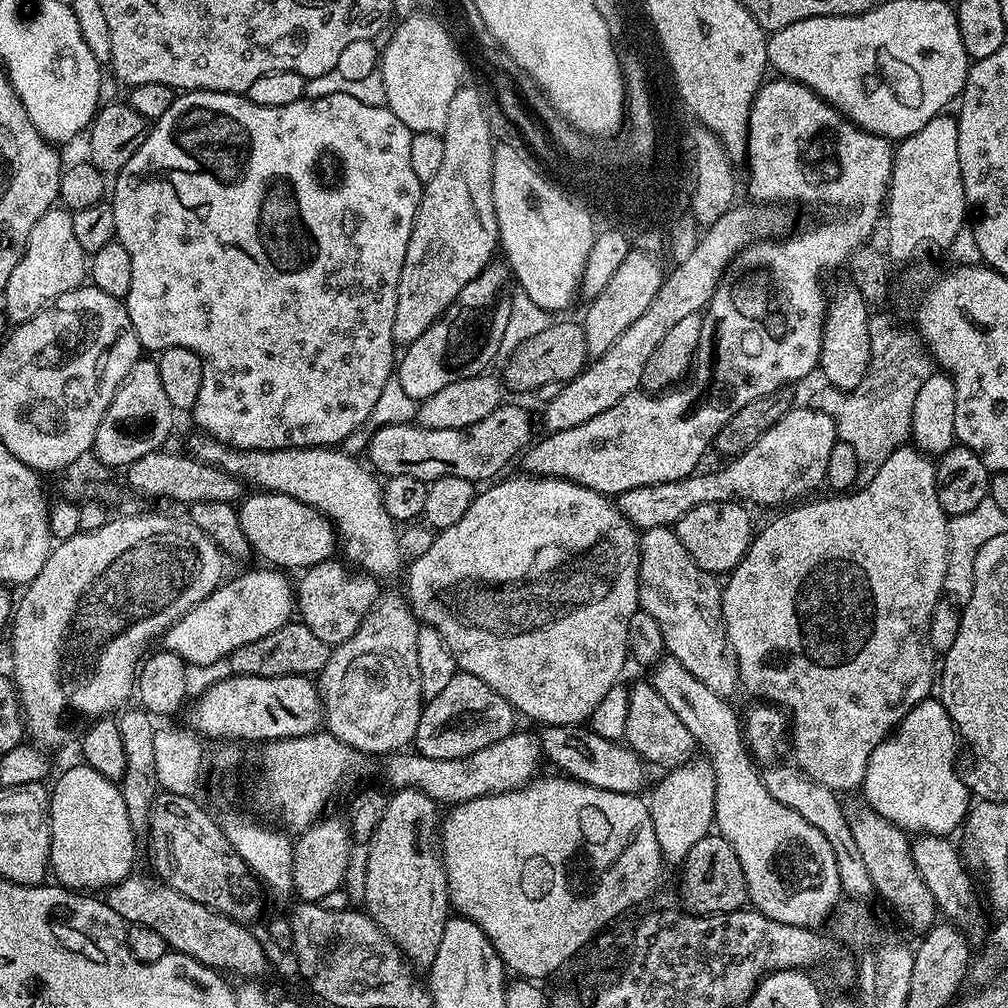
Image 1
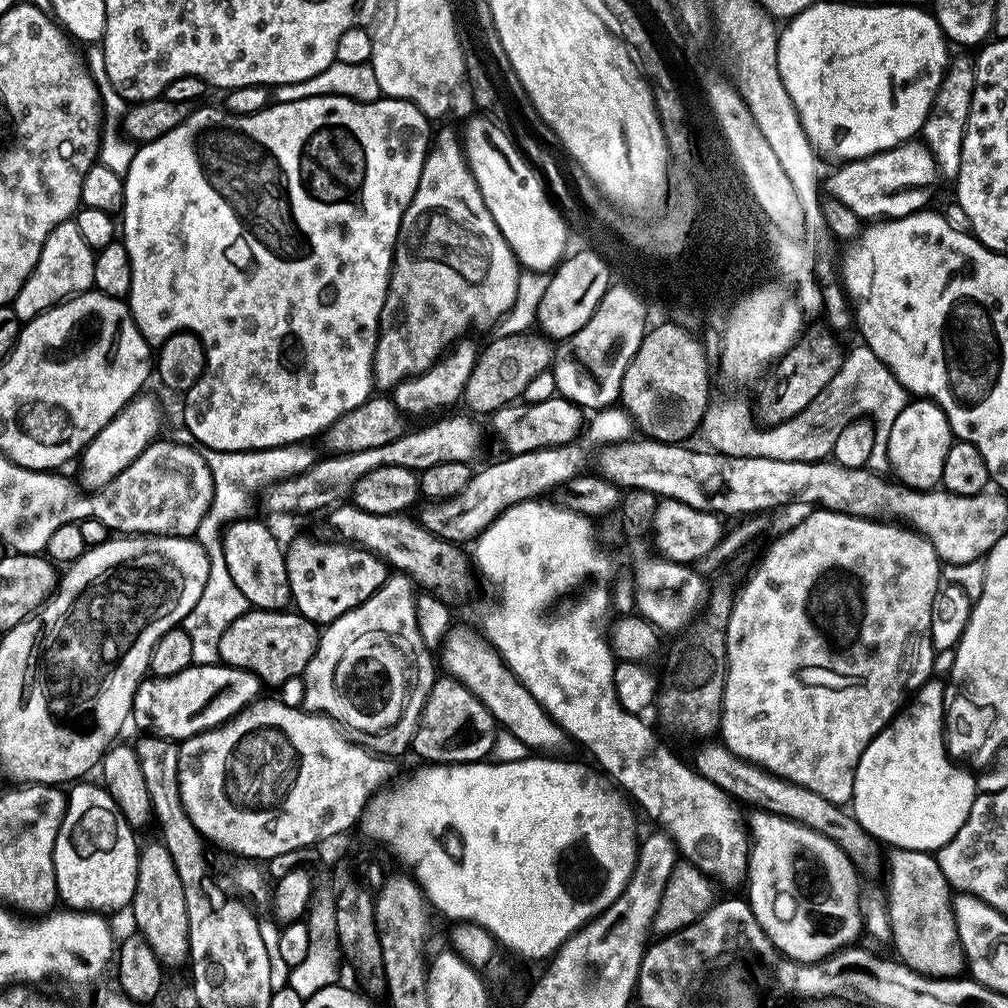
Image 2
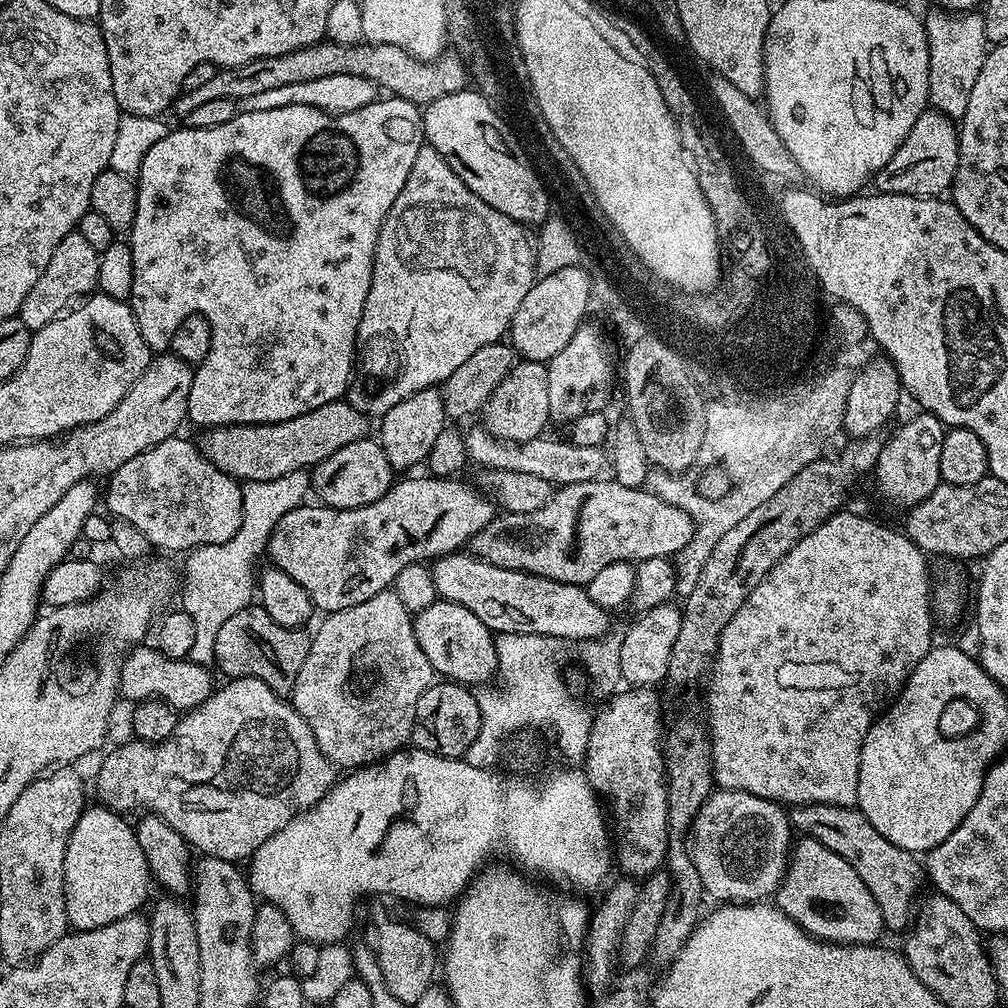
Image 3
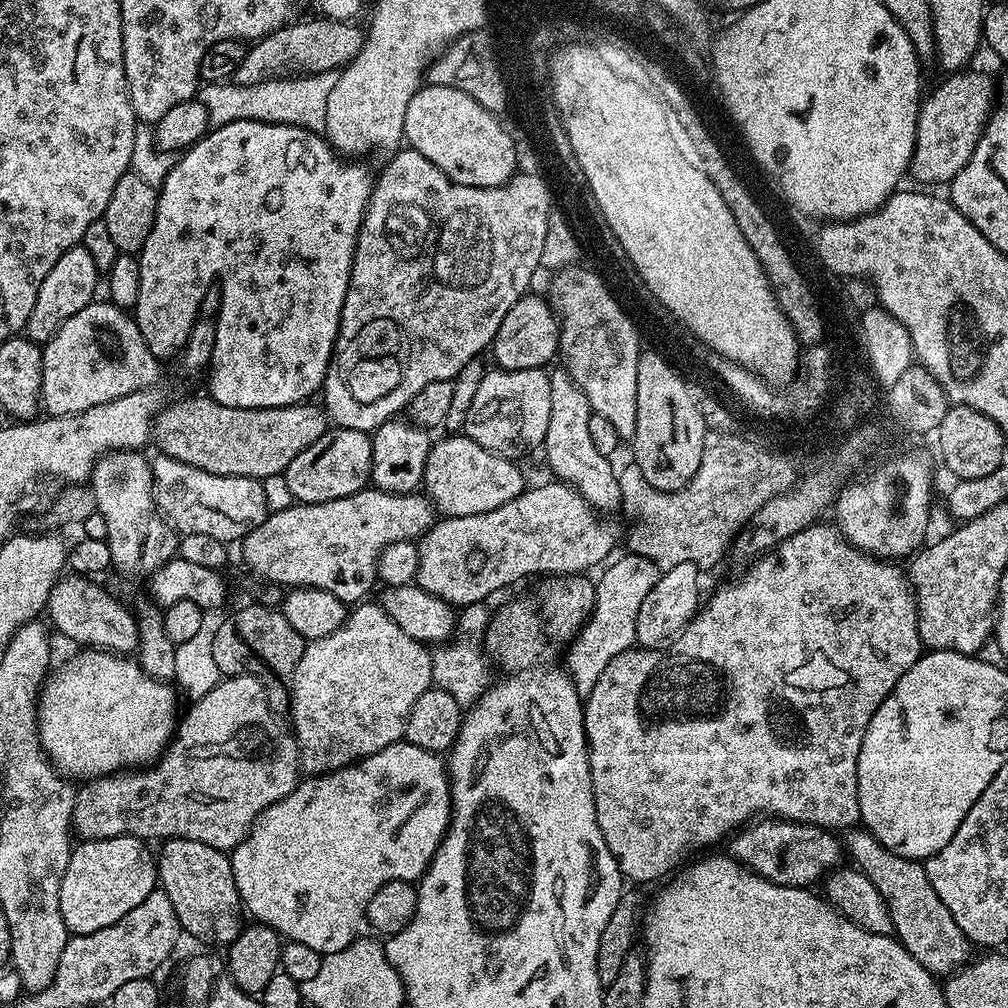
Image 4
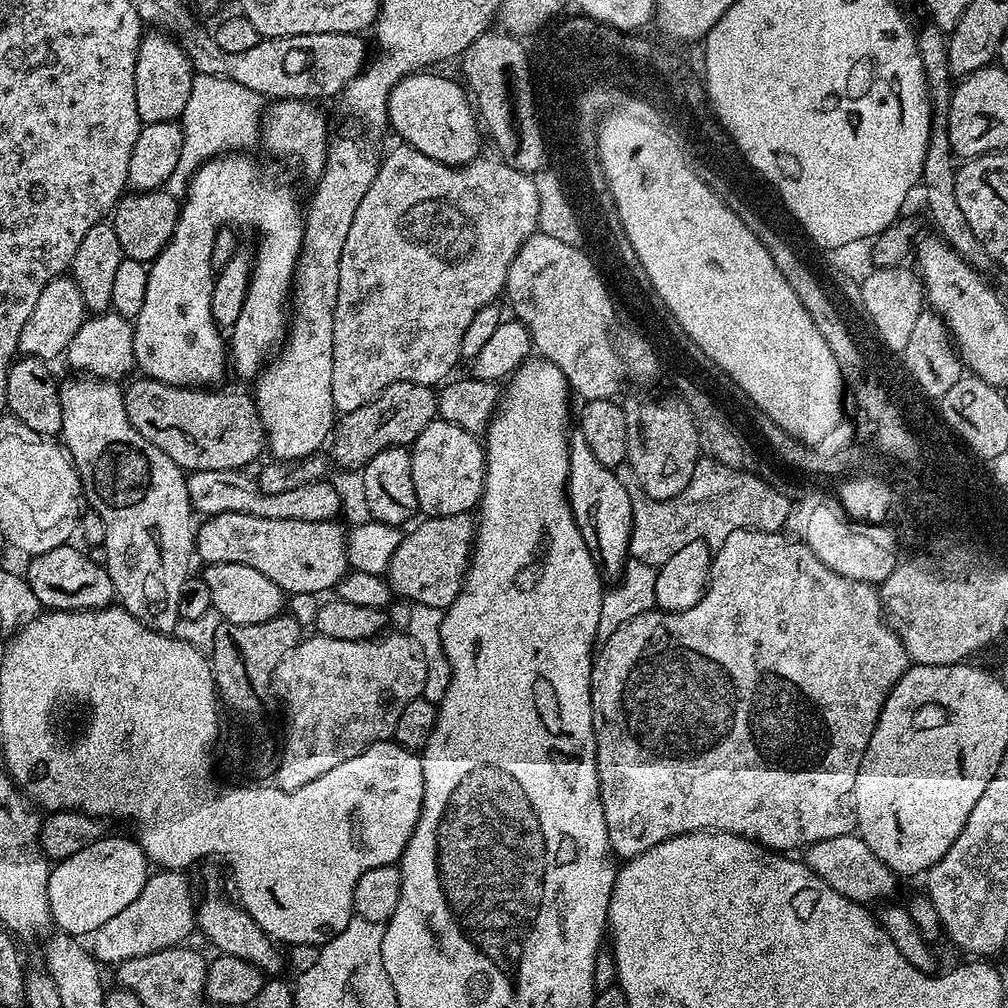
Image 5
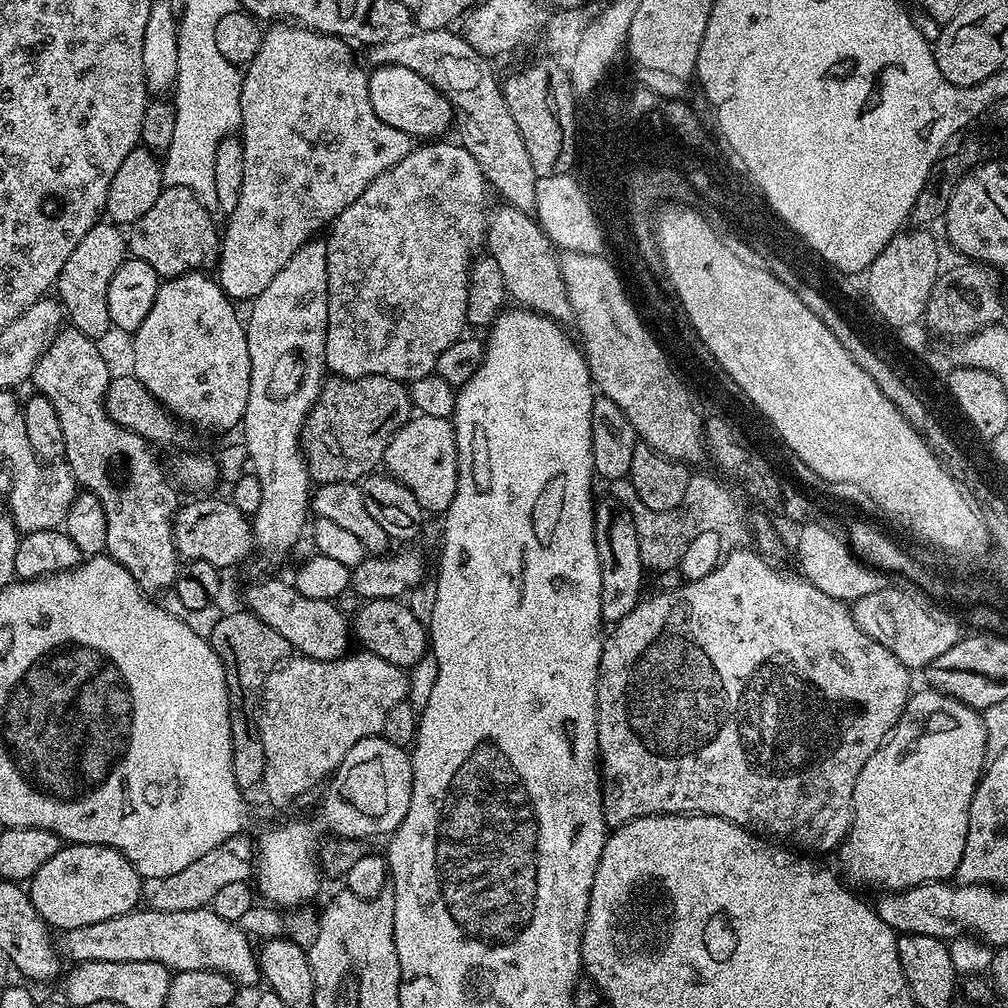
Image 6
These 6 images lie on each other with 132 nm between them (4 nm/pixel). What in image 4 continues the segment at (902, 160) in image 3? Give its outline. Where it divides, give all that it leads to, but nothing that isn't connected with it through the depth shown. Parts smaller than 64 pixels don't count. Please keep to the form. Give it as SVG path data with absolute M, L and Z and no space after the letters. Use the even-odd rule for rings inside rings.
M961 70L945 75L945 80L929 96L927 93L923 97L910 165L910 176L920 183L917 185L951 185L962 166L966 166L970 154L974 154L974 146L988 125L988 118L998 100L998 88L990 77L972 71Z

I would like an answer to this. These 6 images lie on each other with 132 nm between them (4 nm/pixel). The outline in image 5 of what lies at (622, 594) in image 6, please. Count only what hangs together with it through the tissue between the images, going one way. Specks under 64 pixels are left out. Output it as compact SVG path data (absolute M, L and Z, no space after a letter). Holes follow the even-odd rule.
M579 430L573 431L568 441L568 461L568 501L582 534L582 542L586 542L586 550L590 550L590 558L594 558L601 577L605 581L612 580L608 582L619 581L624 574L624 566L630 559L630 494L626 494L626 486L618 482L615 471L602 466L602 462L594 458L590 446L586 446L586 438L582 438Z

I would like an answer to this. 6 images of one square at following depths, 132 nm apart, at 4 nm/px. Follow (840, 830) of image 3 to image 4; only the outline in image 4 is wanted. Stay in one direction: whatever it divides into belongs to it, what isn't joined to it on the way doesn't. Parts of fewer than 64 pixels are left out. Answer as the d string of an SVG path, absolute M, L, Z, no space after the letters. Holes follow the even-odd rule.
M863 826L843 833L842 848L856 859L853 860L855 867L866 874L866 878L874 882L878 894L882 894L890 910L893 933L920 966L937 978L946 978L969 962L972 943L958 929L942 898L934 894L934 886L930 886L930 878L921 861L902 858L902 854L886 850L886 846L882 846L882 842L878 842L878 838Z

